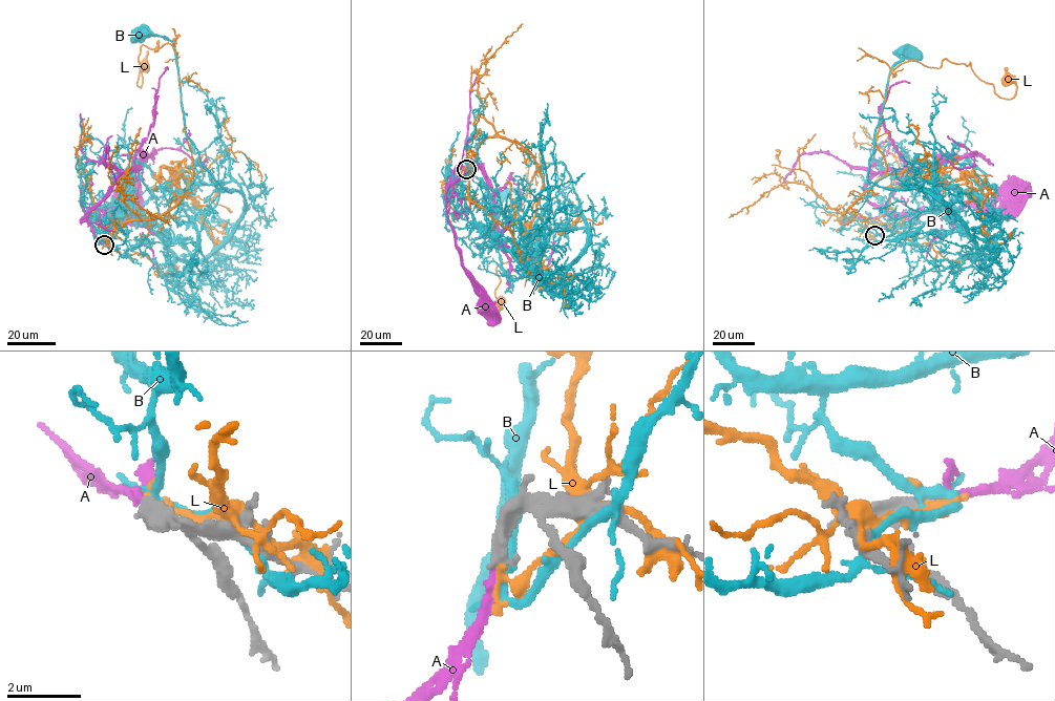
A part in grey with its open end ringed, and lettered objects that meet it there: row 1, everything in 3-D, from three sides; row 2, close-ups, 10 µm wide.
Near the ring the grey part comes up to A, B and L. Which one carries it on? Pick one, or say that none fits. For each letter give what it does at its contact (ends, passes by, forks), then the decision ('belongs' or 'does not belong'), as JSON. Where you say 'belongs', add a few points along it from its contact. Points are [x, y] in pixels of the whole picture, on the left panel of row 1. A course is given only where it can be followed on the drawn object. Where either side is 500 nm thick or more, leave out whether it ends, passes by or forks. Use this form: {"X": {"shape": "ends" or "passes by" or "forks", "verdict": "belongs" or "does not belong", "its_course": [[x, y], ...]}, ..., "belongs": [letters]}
{"A": {"shape": "passes by", "verdict": "belongs", "its_course": [[104, 245], [96, 237], [90, 222], [80, 220], [91, 218], [100, 211], [121, 213], [131, 199]]}, "B": {"shape": "passes by", "verdict": "does not belong"}, "L": {"shape": "passes by", "verdict": "does not belong"}, "belongs": ["A"]}

